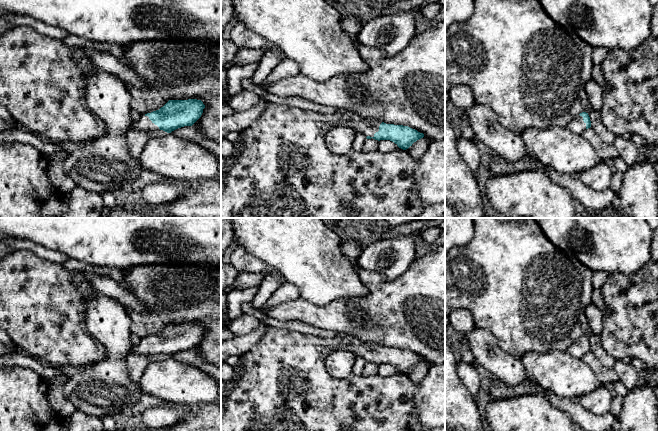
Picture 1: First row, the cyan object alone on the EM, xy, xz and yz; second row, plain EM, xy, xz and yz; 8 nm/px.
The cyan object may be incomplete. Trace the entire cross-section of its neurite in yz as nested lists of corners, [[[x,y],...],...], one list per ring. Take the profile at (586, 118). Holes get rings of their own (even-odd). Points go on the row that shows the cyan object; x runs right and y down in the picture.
[[[582,112],[574,118],[567,128],[574,134],[581,135],[585,129],[591,127],[591,121],[588,113]]]

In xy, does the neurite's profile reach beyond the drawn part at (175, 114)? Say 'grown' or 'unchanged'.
grown

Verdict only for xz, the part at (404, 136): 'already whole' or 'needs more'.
needs more

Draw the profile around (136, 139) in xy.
[[[132,129],[126,133],[126,142],[128,144],[129,154],[133,158],[138,158],[147,142],[154,137],[162,137],[168,133],[163,130],[140,131]]]

